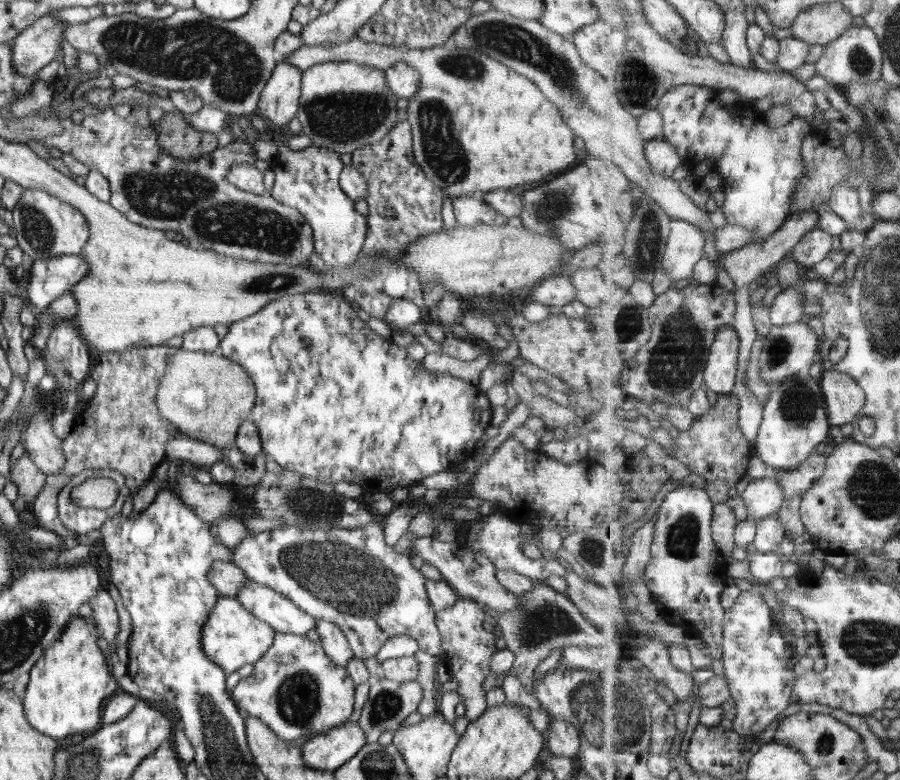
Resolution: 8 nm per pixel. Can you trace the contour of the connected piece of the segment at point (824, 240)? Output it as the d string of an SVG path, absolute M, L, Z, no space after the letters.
M814 230L798 243L794 250L795 258L812 268L834 253L834 244L836 244L835 234L828 230Z

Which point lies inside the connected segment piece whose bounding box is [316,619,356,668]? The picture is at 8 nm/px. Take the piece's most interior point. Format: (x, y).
(336, 646)

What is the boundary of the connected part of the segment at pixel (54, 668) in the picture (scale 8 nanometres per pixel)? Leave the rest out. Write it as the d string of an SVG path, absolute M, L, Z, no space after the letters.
M74 617L60 639L29 670L29 683L23 710L34 730L50 738L62 740L70 734L96 731L100 726L103 706L120 691L111 665L98 647L100 638L92 617Z

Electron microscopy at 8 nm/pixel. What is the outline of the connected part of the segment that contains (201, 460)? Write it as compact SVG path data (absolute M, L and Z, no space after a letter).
M170 437L166 443L166 459L188 460L198 465L212 466L223 458L223 451L216 446L190 437Z

